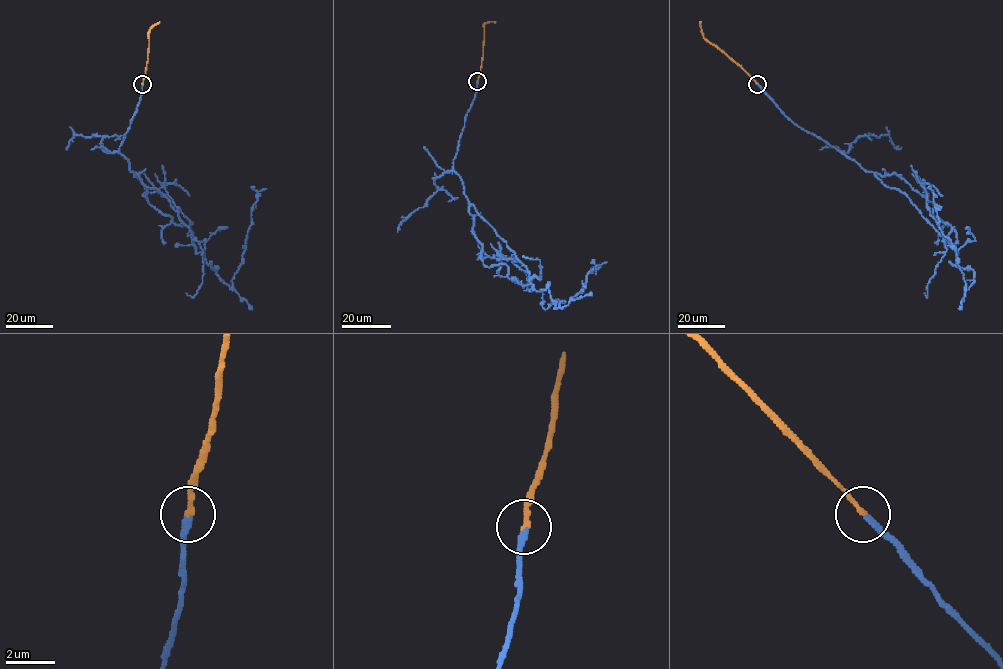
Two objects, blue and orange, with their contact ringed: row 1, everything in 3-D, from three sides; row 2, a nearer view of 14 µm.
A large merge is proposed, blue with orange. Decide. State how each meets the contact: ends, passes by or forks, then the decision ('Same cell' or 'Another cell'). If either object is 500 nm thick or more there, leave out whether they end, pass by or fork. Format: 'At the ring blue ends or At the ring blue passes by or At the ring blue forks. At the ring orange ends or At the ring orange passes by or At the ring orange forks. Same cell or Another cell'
At the ring blue ends. At the ring orange ends. Same cell

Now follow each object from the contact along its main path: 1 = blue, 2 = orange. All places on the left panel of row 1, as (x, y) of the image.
1: (143, 84), (119, 152), (145, 185), (167, 199), (196, 251), (230, 289), (257, 192), (266, 188)
2: (143, 84), (149, 29), (160, 22)

